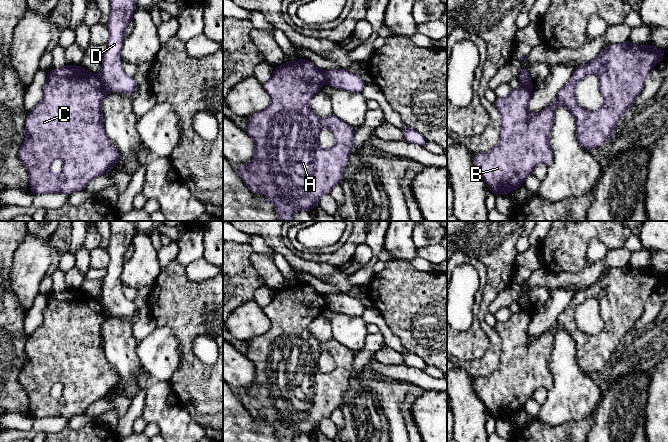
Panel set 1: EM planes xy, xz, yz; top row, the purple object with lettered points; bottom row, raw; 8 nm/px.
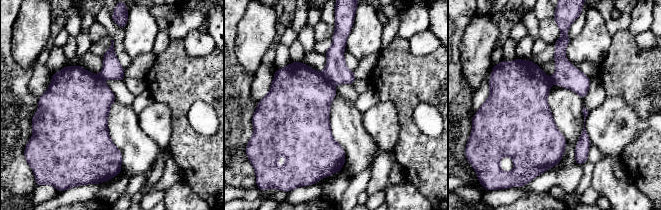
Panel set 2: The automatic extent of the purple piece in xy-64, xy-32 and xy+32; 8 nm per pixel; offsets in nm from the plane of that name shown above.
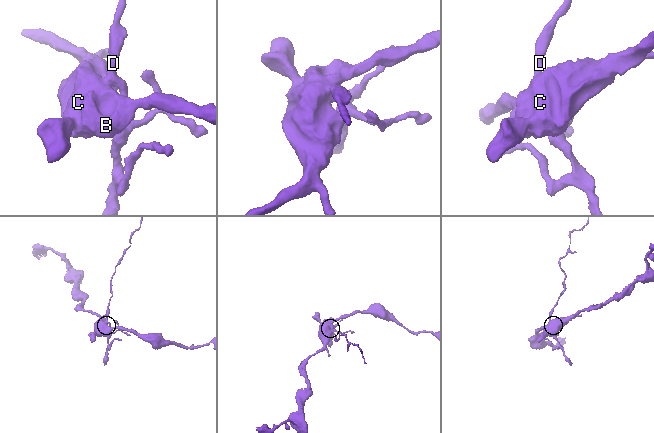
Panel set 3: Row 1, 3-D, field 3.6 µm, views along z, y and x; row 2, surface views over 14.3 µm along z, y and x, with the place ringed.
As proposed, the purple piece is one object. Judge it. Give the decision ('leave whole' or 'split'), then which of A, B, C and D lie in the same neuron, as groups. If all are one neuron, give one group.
split; groups A B C / D

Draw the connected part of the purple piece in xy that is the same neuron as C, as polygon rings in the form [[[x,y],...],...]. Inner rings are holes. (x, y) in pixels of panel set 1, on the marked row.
[[[67,64],[47,72],[43,98],[27,116],[26,138],[18,151],[18,158],[30,176],[32,193],[70,195],[84,190],[94,178],[113,170],[120,153],[104,128],[101,105],[108,94],[99,76],[81,66]],[[57,158],[63,163],[59,174],[50,170],[51,163]]]

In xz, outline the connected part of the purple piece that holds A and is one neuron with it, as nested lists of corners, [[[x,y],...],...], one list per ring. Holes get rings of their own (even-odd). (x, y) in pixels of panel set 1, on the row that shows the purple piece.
[[[309,60],[287,61],[277,67],[272,77],[263,83],[271,97],[270,105],[248,117],[245,132],[255,144],[253,161],[236,167],[239,175],[253,193],[263,193],[274,204],[279,221],[292,221],[295,211],[309,212],[319,198],[330,194],[342,181],[354,141],[354,128],[335,116],[318,117],[309,107],[309,100],[321,91],[324,71]],[[327,127],[336,143],[330,149],[319,147],[319,133]]]

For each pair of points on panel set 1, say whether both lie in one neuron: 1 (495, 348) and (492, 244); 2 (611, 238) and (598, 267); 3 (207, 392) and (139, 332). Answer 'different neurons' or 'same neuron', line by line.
1: same neuron
2: different neurons
3: different neurons

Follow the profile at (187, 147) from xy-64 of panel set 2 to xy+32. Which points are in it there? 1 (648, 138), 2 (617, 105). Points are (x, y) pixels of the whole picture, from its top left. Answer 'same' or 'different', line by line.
1: same
2: different

